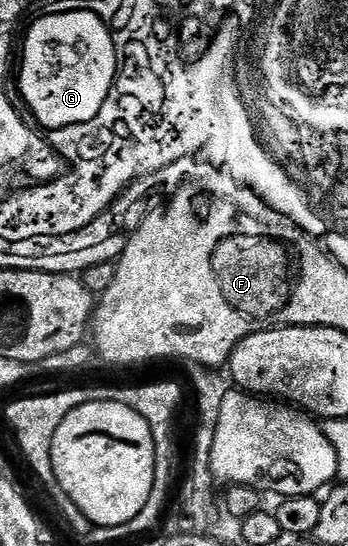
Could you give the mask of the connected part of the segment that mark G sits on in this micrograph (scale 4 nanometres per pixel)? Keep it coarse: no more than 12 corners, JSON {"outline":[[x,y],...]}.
{"outline":[[54,16],[25,33],[22,96],[37,127],[89,119],[111,87],[94,16]]}

